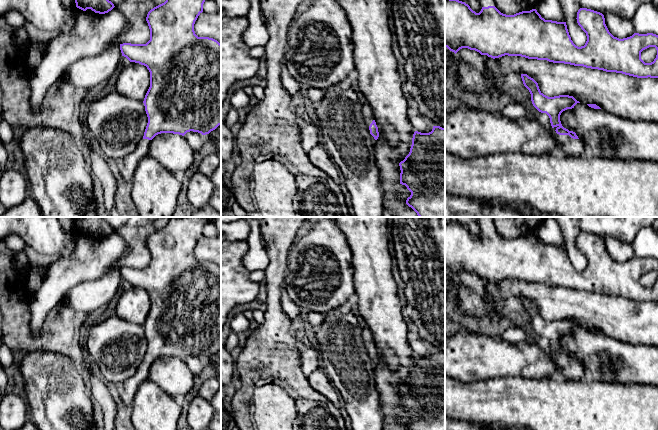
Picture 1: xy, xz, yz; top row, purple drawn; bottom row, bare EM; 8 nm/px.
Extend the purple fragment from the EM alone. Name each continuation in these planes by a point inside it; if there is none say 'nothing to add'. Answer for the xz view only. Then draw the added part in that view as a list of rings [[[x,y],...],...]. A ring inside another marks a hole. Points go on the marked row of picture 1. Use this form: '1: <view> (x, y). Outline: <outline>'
1: xz (368, 117). Outline: [[[364,106],[362,108],[362,114],[367,126],[369,127],[372,121],[374,120],[373,114],[370,112],[367,106]]]

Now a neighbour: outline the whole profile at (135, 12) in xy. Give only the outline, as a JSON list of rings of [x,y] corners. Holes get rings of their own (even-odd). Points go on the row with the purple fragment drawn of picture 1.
[[[125,0],[119,10],[129,26],[117,37],[120,44],[146,44],[150,40],[150,29],[146,21],[148,12],[166,0]]]

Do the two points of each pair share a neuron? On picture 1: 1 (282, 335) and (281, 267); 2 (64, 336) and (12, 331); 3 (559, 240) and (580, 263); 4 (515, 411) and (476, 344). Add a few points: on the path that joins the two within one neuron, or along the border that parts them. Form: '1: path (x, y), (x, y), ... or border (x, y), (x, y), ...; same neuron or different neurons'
1: path (275, 318), (274, 284); same neuron
2: path (51, 339), (44, 342), (25, 342); same neuron
3: border (560, 227), (565, 245); different neurons
4: border (519, 377), (495, 377), (477, 380), (472, 383); different neurons

